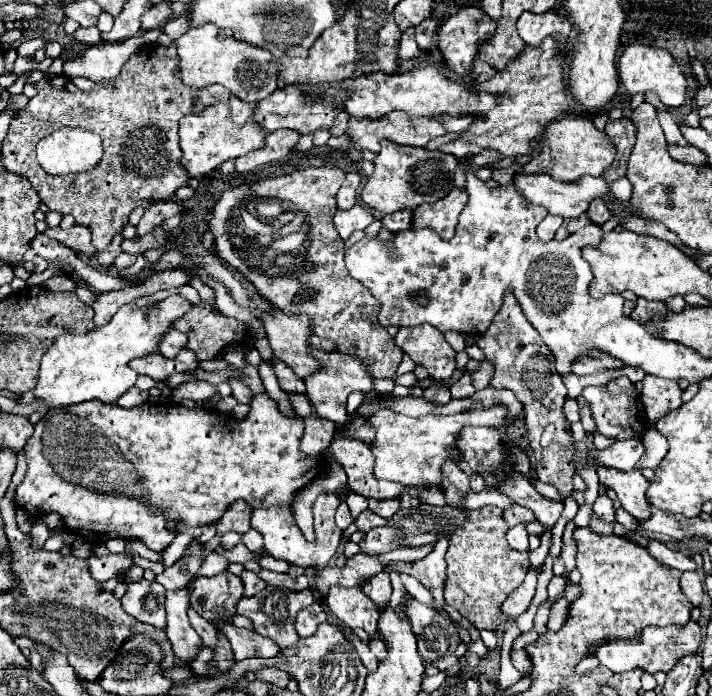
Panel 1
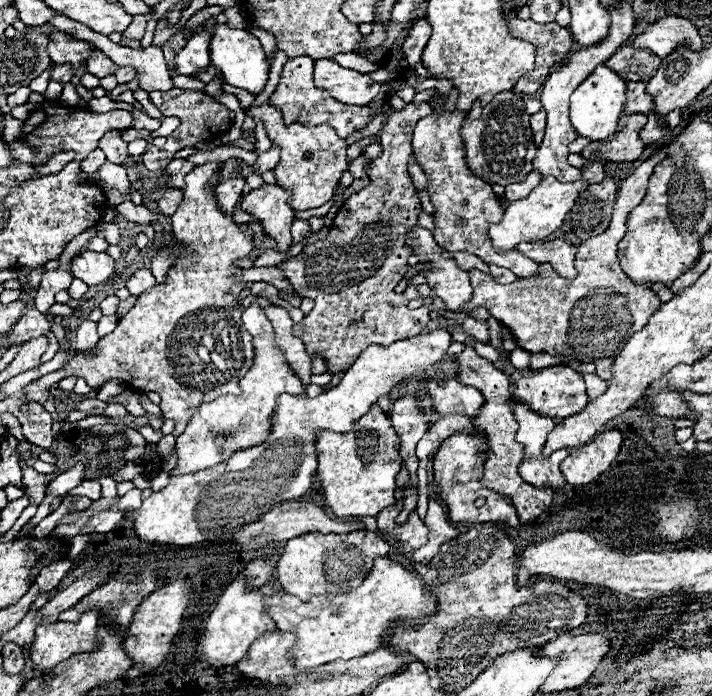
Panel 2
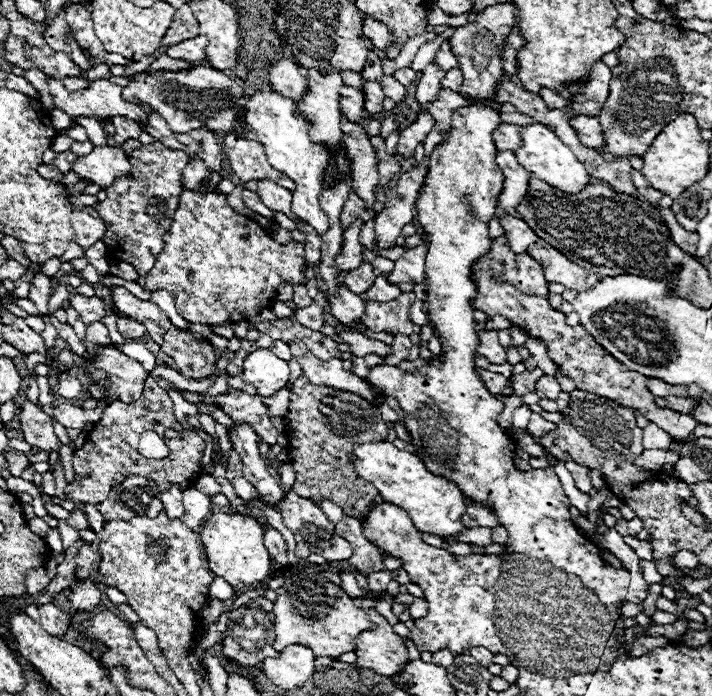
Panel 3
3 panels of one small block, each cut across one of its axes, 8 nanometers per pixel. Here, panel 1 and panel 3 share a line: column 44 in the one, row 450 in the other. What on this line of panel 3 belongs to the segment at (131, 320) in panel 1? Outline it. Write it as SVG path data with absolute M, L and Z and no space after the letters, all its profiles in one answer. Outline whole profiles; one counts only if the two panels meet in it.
M388 440L356 444L354 456L356 456L354 460L356 474L374 484L384 502L406 510L410 520L420 532L436 536L454 536L464 530L460 516L464 514L468 500L460 494L460 490L452 482L430 474L418 456L406 450L398 450Z

